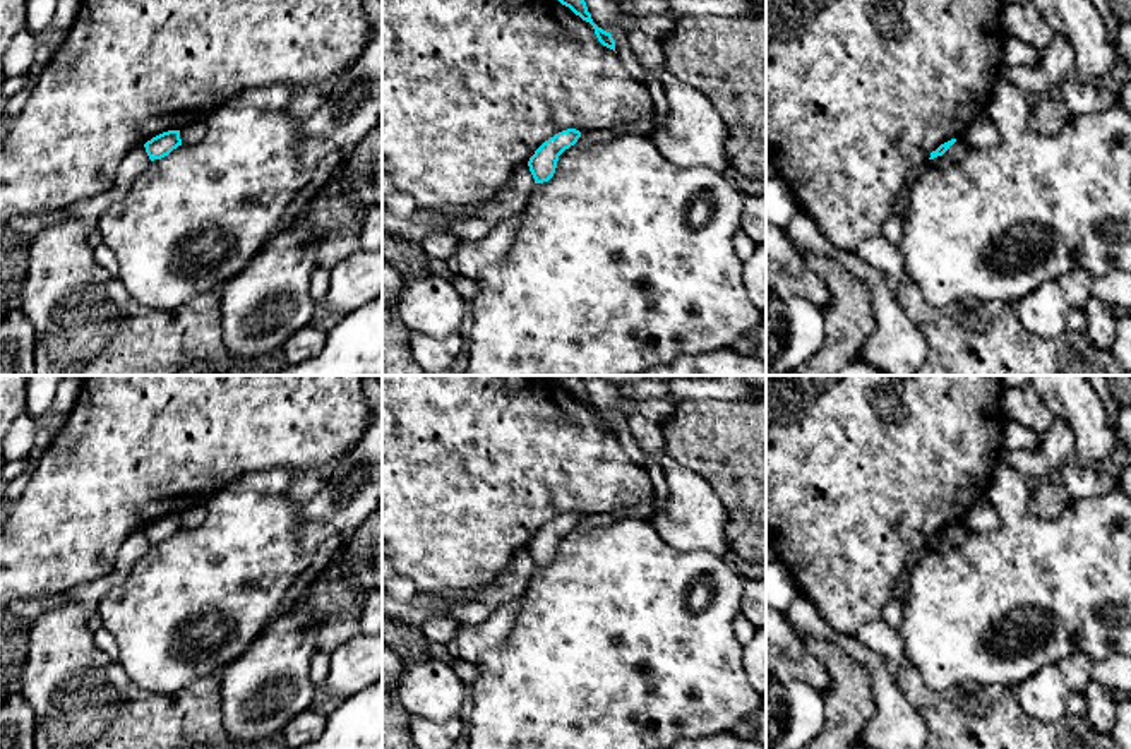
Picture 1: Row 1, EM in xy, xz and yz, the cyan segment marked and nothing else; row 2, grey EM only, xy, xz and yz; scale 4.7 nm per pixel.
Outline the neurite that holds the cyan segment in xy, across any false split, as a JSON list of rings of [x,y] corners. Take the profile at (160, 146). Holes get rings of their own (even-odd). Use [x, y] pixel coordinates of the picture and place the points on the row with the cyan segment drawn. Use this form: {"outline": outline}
{"outline": [[[180,130],[163,132],[144,144],[151,161],[168,156],[178,146],[182,146]]]}

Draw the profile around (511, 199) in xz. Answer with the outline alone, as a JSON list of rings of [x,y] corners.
[[[528,163],[512,171],[500,192],[480,209],[471,213],[456,213],[451,233],[459,240],[482,240],[500,221],[509,219],[524,209],[535,187],[535,178]]]

